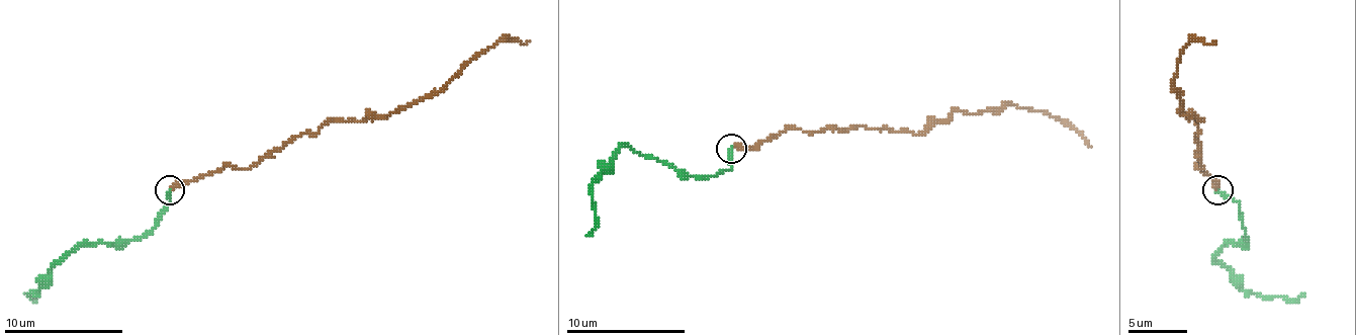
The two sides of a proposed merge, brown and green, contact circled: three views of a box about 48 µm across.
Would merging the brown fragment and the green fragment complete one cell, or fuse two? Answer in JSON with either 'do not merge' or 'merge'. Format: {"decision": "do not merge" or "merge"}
{"decision": "merge"}

